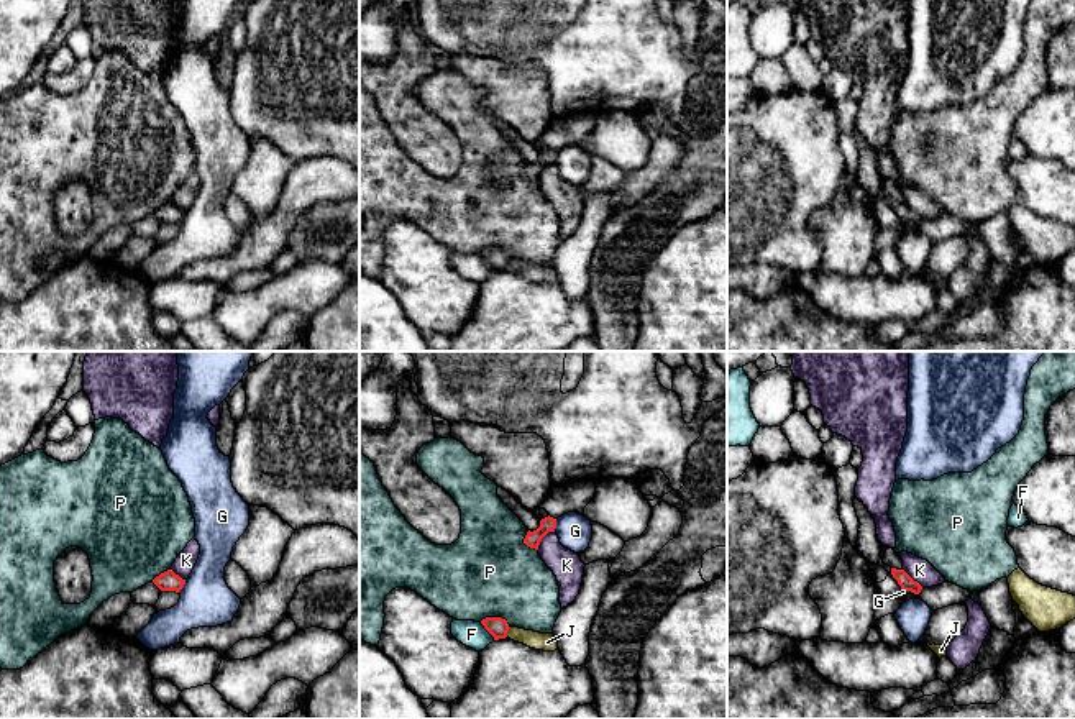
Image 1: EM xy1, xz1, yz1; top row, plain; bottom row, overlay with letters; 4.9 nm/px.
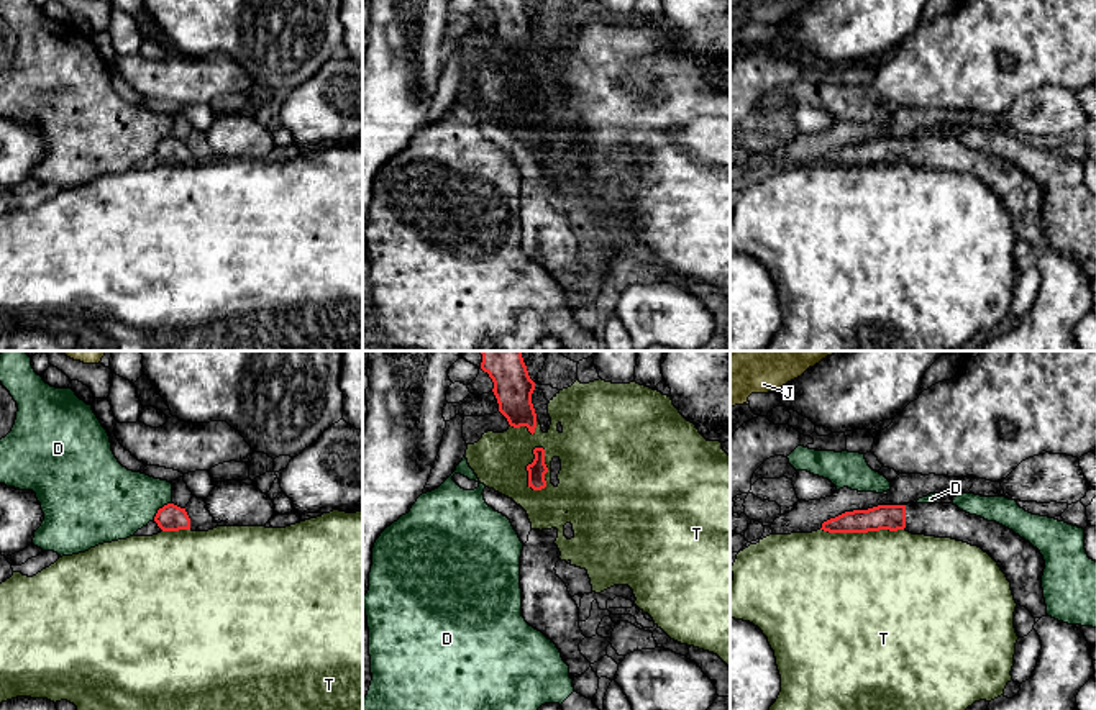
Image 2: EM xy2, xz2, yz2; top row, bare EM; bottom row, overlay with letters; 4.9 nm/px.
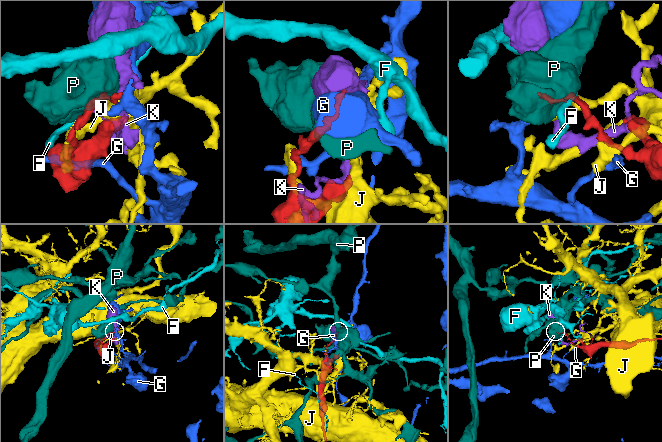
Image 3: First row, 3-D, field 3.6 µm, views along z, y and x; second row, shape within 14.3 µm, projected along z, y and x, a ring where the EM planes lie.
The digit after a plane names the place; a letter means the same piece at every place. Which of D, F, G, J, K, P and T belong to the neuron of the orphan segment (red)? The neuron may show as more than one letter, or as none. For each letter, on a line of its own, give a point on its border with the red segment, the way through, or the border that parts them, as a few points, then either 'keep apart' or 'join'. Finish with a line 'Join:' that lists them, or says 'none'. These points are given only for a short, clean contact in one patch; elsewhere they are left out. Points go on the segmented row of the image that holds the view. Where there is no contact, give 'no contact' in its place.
D: meets red in xy2 at (159, 509); keep apart
F: meets red in xz1 at (486, 629); border along xz1 (480, 622), (494, 639); keep apart
G: meets red in xy1 at (182, 586); border along xy1 (186, 580), (178, 591); keep apart
J: meets red in xz1 at (507, 631); keep apart
K: meets red in xz1 at (542, 537); keep apart
P: meets red in xz1 at (496, 618); keep apart
T: meets red in xz2 at (547, 471); keep apart
Join: none

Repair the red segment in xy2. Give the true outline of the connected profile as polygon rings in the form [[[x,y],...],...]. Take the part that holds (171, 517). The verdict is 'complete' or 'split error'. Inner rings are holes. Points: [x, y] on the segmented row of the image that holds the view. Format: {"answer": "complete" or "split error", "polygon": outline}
{"answer": "complete", "polygon": [[[167,503],[158,510],[154,521],[162,531],[190,530],[190,518],[185,508]]]}

